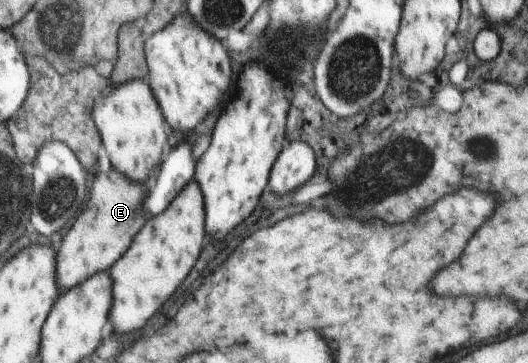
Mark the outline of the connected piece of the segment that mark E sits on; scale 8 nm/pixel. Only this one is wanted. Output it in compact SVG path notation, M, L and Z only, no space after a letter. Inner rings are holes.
M115 168L94 173L89 200L70 226L64 229L56 252L56 281L61 290L73 289L94 274L108 270L126 252L148 219L147 193L145 182L131 182Z

